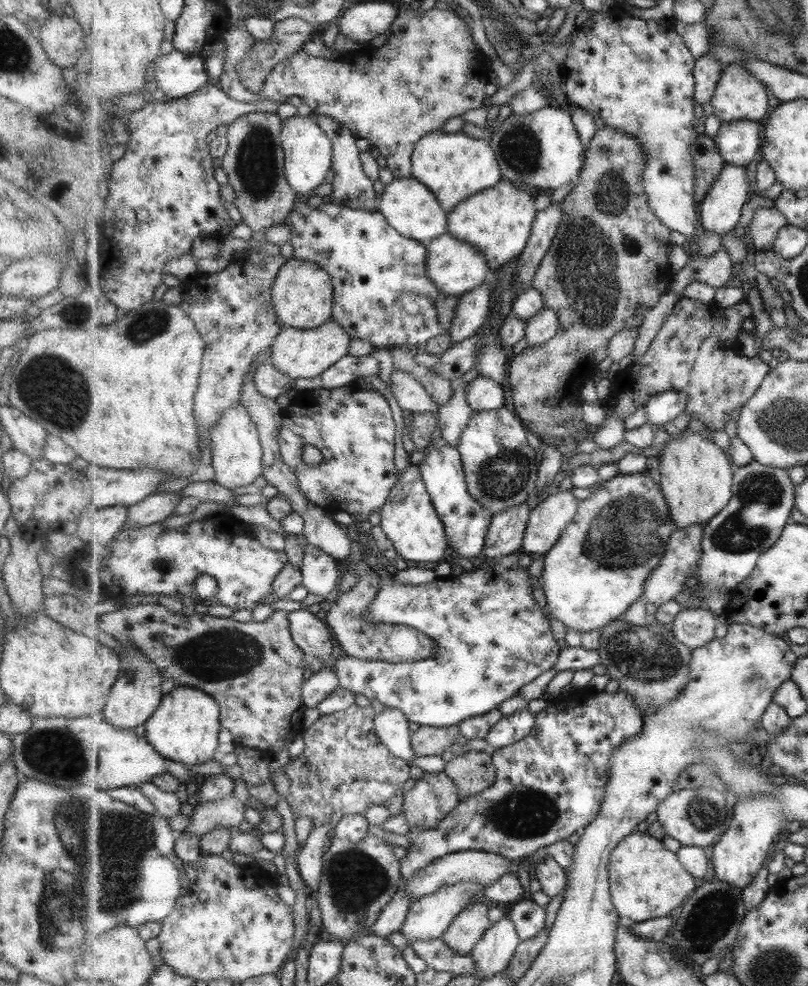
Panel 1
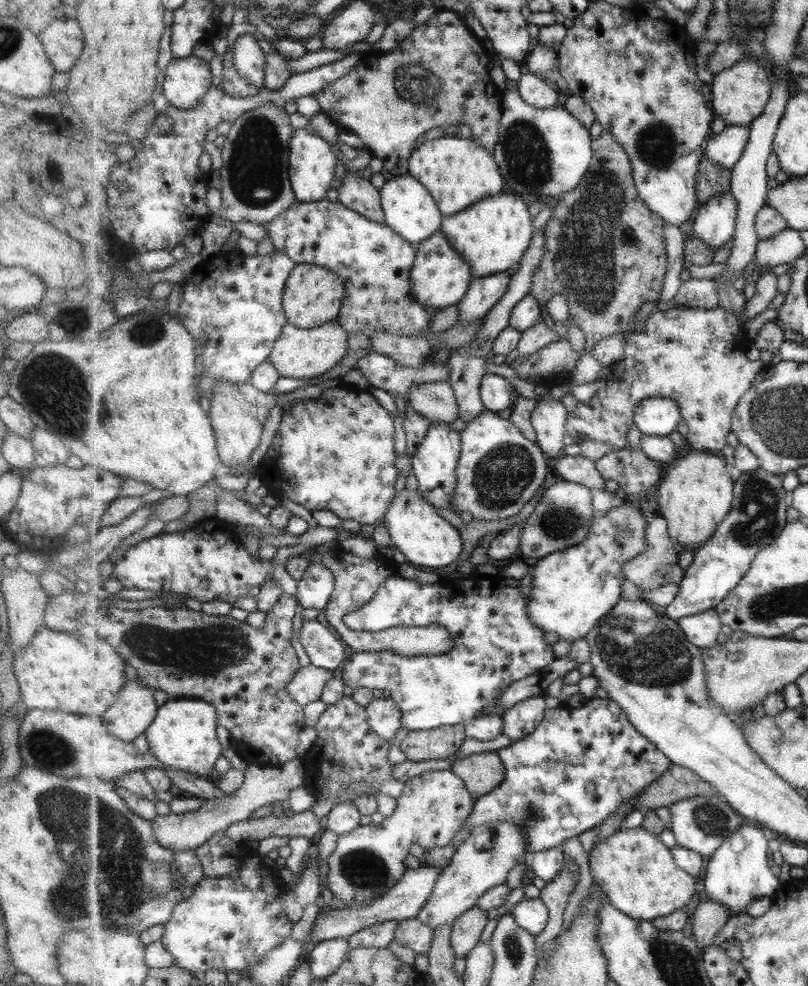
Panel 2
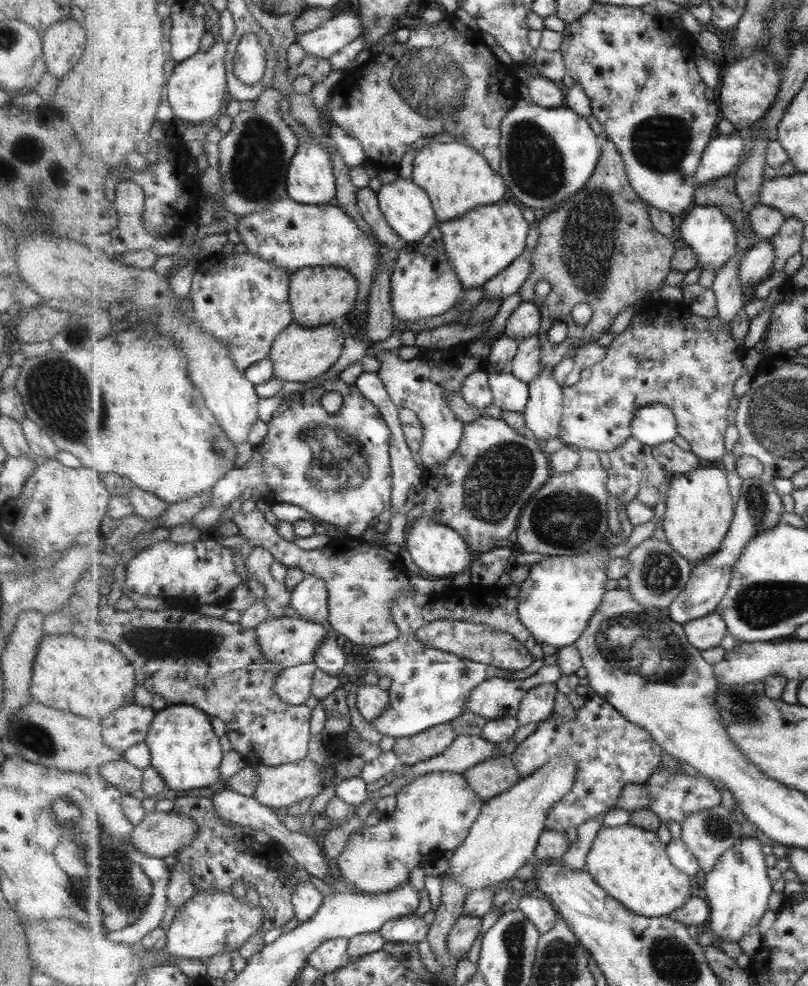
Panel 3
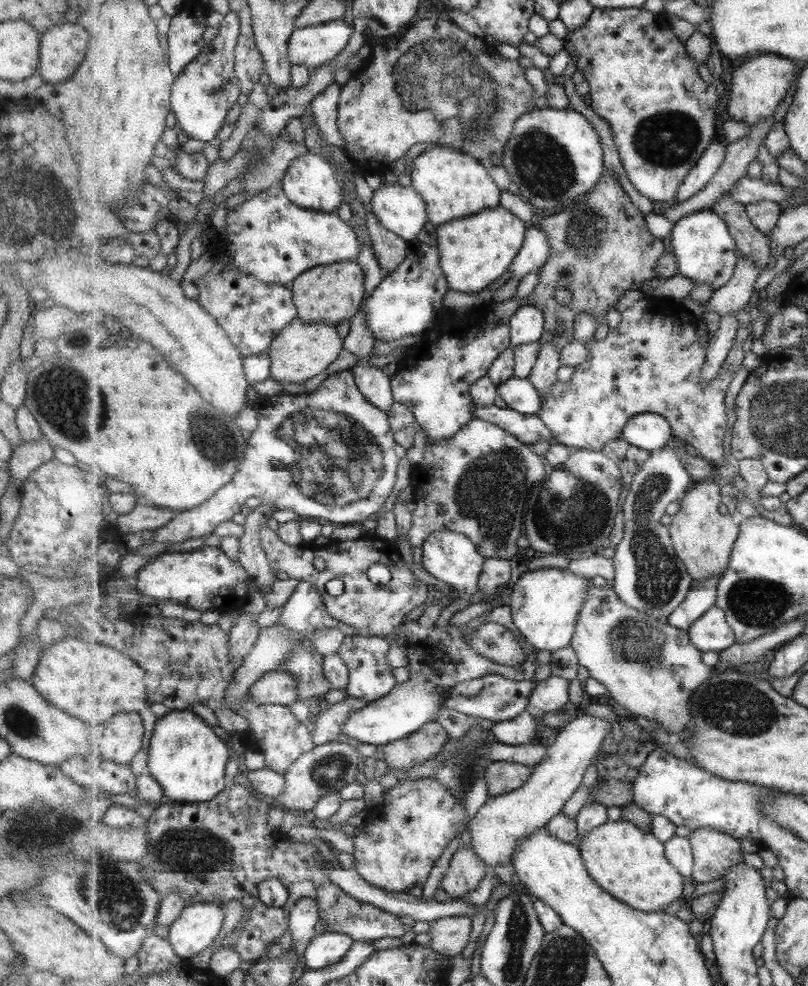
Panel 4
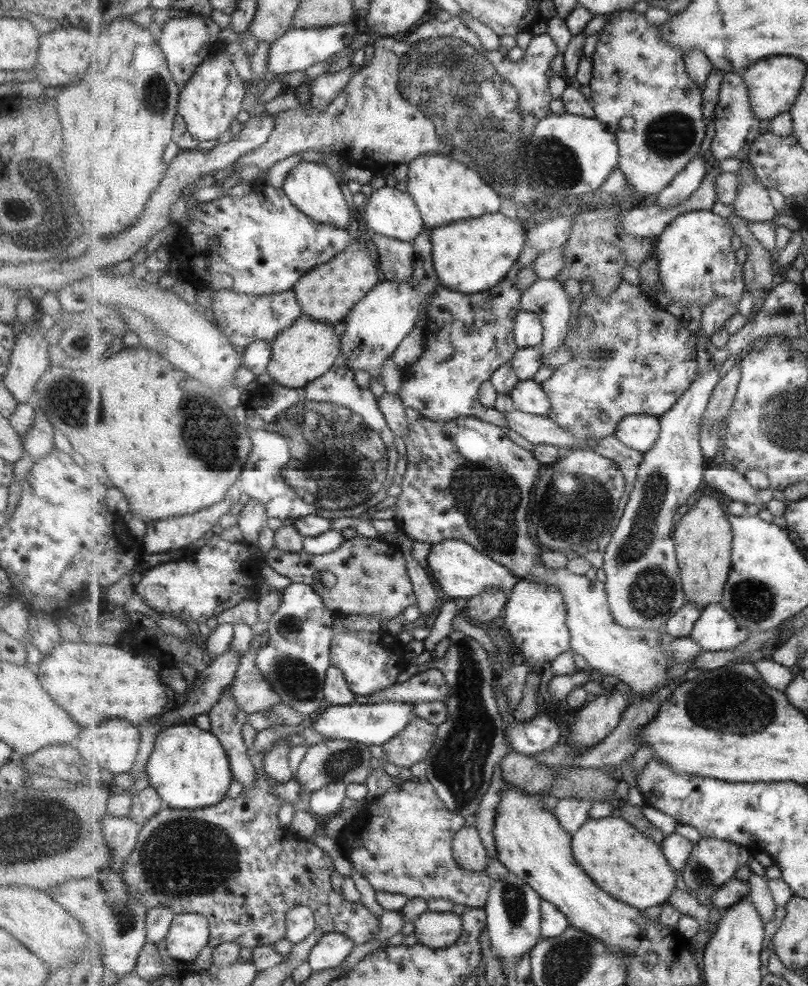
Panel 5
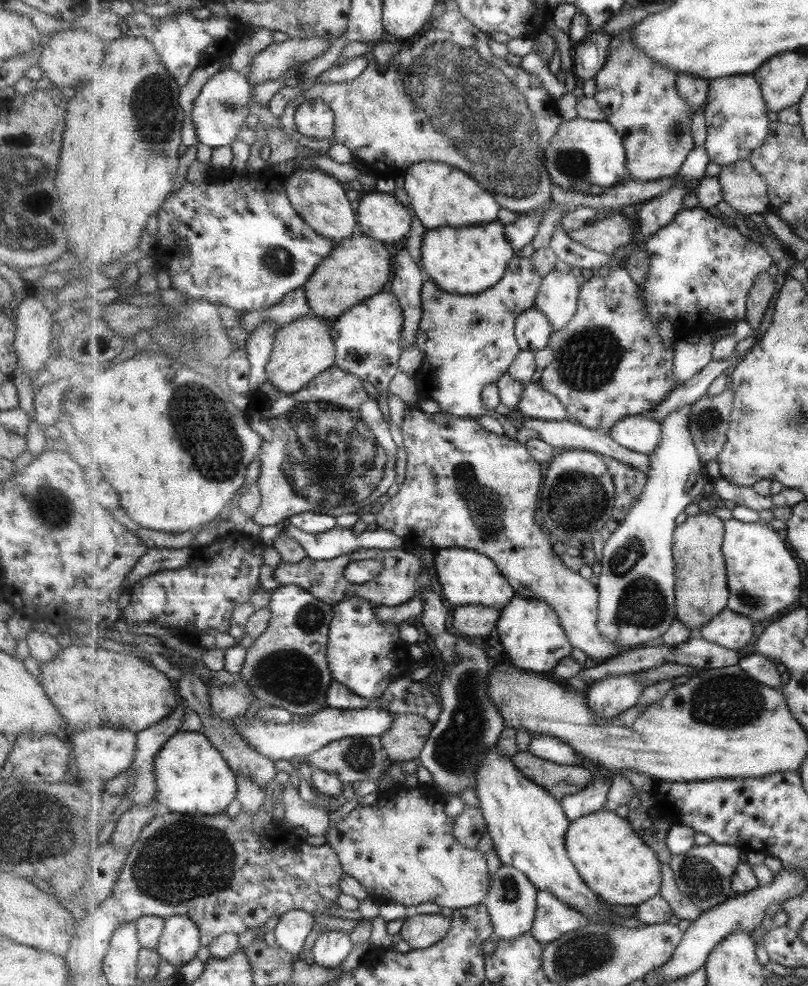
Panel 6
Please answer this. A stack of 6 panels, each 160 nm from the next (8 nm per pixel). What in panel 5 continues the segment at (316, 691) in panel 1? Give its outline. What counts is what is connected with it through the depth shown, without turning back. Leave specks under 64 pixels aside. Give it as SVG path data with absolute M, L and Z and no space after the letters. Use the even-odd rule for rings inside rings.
M263 634L253 635L249 652L241 659L235 683L231 688L239 708L245 710L247 714L265 713L281 703L281 695L275 692L275 688L267 680L256 661L261 635Z

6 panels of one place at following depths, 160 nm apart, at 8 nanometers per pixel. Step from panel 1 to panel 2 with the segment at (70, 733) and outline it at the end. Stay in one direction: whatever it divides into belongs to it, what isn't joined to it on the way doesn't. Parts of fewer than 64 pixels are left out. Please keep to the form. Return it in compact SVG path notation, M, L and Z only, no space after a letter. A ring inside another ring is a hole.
M32 709L27 711L19 723L17 745L22 765L53 772L53 775L65 779L84 777L118 784L123 777L129 774L139 771L146 772L148 769L155 768L169 774L171 781L180 790L192 792L199 799L208 801L229 796L215 785L215 782L195 776L191 772L187 774L181 770L167 768L165 764L154 759L152 754L141 754L132 742L113 738L99 716L91 718L91 716L65 714L65 712L57 712L57 710Z

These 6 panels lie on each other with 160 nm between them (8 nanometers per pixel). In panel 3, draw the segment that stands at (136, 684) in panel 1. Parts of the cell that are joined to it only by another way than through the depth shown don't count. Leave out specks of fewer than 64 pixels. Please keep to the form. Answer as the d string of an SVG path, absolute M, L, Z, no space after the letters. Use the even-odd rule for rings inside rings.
M139 704L121 706L102 720L104 742L116 751L125 752L131 746L146 741L156 718L153 708Z

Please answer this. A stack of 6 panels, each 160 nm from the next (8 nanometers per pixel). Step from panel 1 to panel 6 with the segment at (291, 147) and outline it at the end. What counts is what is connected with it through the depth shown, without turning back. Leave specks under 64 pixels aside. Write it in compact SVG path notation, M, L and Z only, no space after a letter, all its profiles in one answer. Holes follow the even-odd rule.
M298 168L287 178L285 188L292 205L296 207L301 218L305 220L321 236L333 240L337 244L357 234L358 214L356 204L349 201L340 179L316 169Z

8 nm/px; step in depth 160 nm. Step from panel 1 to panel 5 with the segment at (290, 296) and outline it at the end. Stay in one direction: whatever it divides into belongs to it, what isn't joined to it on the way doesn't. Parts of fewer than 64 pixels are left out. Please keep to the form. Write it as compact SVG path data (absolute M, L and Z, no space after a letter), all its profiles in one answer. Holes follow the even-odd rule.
M357 241L348 250L333 258L333 261L317 265L315 269L310 270L297 282L294 291L303 315L334 325L347 319L355 305L382 281L379 265L375 265L365 244Z

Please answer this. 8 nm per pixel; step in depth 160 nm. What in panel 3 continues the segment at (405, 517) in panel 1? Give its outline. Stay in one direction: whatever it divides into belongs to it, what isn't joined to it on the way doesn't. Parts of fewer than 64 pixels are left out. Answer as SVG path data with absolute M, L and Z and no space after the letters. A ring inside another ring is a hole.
M420 516L414 520L412 527L405 528L405 543L410 556L419 569L437 578L450 579L454 574L463 572L473 564L468 542L453 527L435 522L432 518Z

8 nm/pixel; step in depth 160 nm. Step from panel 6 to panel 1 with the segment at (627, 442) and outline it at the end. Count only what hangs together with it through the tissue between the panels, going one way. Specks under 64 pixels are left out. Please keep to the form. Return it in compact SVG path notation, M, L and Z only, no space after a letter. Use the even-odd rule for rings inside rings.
M665 391L657 393L646 404L647 424L658 428L665 422L679 418L688 409L690 398L683 391Z

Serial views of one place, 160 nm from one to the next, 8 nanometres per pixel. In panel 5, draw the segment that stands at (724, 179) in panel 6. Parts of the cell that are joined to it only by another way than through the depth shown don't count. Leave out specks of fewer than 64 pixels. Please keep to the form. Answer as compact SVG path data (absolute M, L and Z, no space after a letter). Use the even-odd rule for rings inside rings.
M744 161L742 169L737 172L742 180L742 186L733 204L735 213L749 222L772 221L778 216L777 208L773 206L765 185L755 180L755 176L745 167L746 163L747 161Z

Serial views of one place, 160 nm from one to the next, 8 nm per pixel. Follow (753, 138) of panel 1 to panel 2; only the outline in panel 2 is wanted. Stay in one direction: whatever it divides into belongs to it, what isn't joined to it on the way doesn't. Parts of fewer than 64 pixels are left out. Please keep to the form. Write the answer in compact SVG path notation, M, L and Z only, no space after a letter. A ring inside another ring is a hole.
M743 125L728 126L723 132L713 135L705 146L705 152L713 162L733 170L747 145L751 136L751 127Z

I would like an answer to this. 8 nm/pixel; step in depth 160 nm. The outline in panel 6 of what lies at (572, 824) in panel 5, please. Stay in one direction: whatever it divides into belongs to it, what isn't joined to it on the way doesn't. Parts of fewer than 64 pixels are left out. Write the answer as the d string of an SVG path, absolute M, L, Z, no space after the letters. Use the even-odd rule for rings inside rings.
M609 778L595 779L596 781L585 790L577 794L569 794L561 799L564 811L571 822L604 808L612 781L609 781Z

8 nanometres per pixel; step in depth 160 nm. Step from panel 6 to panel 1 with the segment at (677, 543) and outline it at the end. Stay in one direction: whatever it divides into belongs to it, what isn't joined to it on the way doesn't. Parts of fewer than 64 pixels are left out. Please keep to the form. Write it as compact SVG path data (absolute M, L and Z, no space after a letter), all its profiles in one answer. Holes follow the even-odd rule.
M687 432L678 436L668 437L663 445L659 455L660 487L662 488L665 500L671 509L673 520L676 522L676 528L687 529L688 526L697 523L707 524L716 517L725 506L732 501L735 493L732 488L734 485L734 466L731 466L730 456L727 456L727 450L720 448L711 439L705 437L701 432Z

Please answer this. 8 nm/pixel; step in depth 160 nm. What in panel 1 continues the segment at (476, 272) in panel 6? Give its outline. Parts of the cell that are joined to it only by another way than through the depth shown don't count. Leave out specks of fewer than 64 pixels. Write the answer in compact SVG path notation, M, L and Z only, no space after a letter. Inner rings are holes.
M504 180L492 189L466 198L455 210L451 210L448 214L448 232L454 238L476 247L488 259L489 266L494 271L523 254L532 236L537 214L535 197Z

